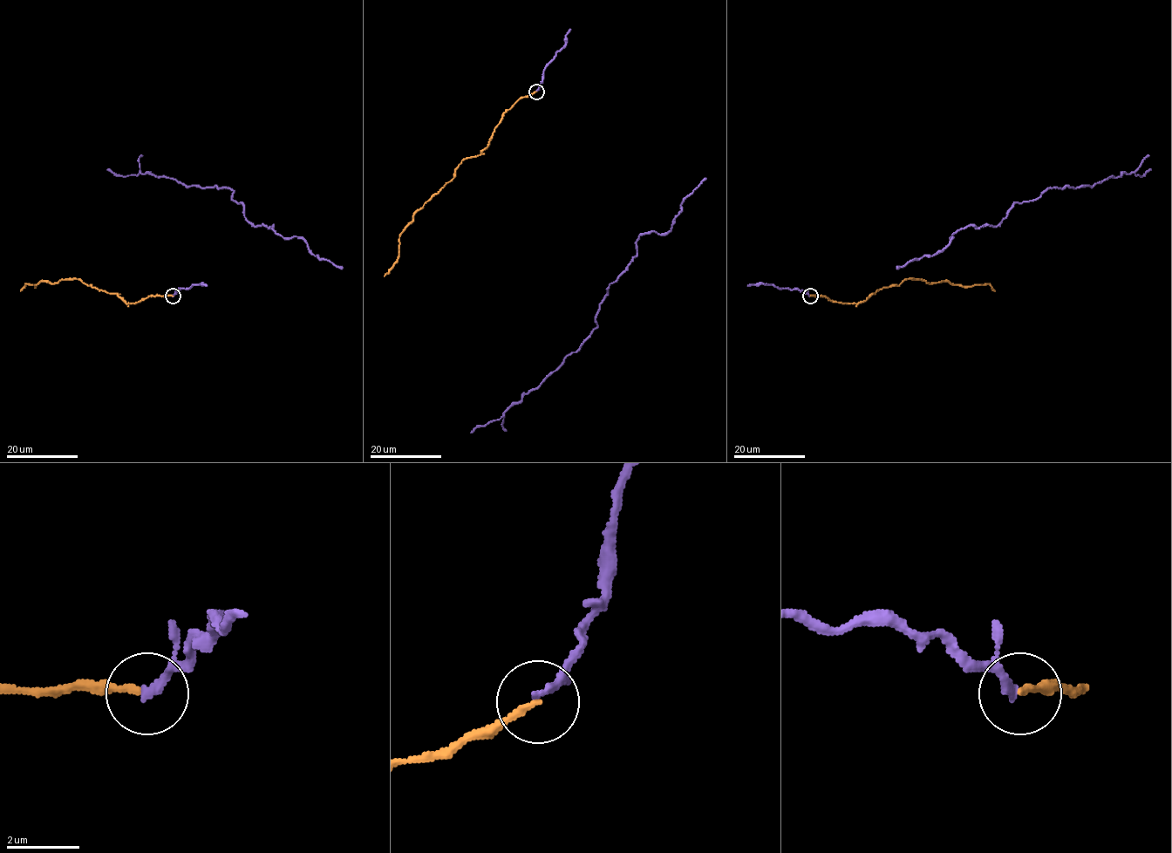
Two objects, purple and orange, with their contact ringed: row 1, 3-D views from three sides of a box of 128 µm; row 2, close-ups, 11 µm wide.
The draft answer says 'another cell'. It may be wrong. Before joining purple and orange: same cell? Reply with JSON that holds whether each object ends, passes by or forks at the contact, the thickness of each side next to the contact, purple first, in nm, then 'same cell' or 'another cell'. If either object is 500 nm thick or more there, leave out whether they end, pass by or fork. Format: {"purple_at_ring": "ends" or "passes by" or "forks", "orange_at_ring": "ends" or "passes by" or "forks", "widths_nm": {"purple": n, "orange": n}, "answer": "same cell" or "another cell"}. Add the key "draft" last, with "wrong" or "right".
{"purple_at_ring": "ends", "orange_at_ring": "ends", "widths_nm": {"purple": 240, "orange": 190}, "answer": "same cell", "draft": "wrong"}

